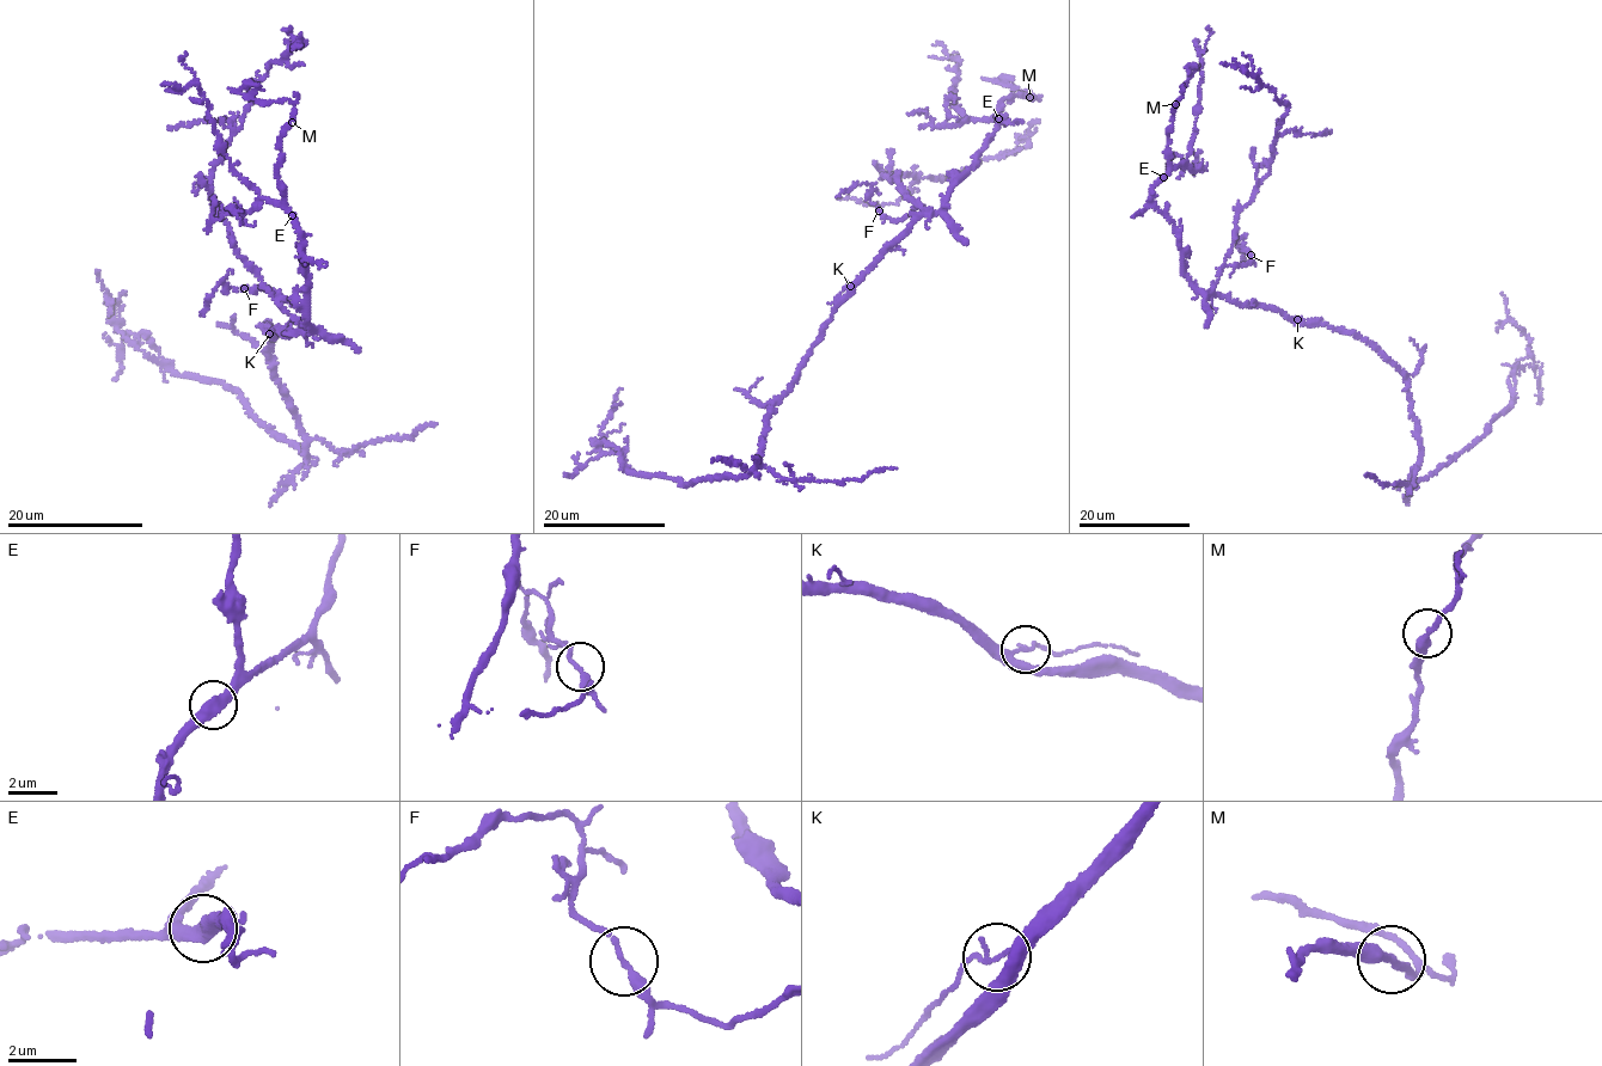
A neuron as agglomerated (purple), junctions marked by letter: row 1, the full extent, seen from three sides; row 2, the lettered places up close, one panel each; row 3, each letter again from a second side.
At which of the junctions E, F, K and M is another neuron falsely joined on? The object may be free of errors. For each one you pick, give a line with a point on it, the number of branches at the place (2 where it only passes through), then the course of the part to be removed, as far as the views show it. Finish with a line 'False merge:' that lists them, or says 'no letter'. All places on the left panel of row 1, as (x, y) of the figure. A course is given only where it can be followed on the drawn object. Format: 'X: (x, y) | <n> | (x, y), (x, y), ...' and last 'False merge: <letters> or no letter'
False merge: no letter

